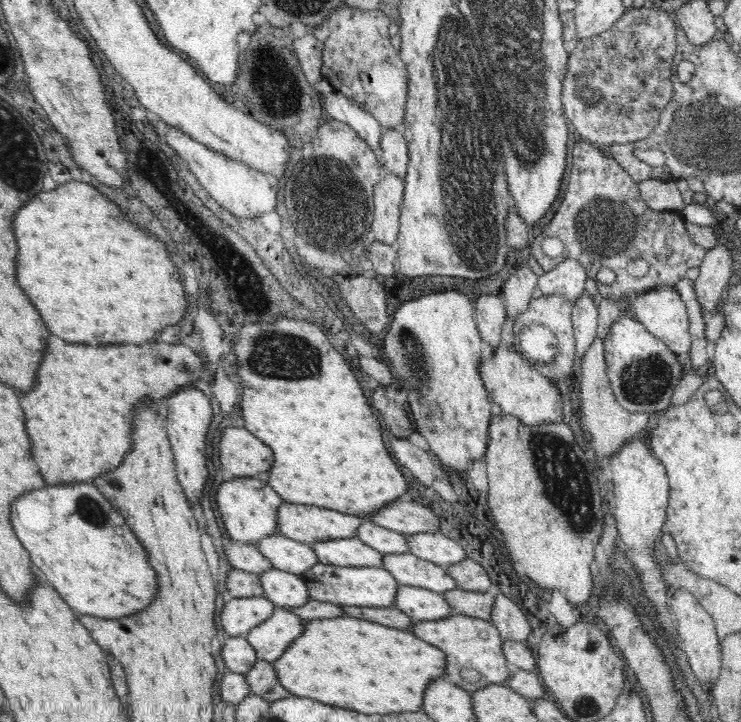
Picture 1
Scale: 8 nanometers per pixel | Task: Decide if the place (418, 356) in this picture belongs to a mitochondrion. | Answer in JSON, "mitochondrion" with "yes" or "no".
{"mitochondrion":"yes"}

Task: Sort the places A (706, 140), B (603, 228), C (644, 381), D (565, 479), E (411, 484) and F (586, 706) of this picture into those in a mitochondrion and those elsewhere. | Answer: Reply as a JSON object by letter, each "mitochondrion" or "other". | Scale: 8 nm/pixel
{"A":"mitochondrion","B":"mitochondrion","C":"mitochondrion","D":"mitochondrion","E":"other","F":"mitochondrion"}

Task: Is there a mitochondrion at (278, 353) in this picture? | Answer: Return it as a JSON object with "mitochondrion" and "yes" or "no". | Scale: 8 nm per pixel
{"mitochondrion":"yes"}

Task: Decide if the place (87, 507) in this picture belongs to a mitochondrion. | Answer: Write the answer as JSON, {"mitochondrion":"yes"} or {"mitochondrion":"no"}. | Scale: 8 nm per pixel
{"mitochondrion":"yes"}

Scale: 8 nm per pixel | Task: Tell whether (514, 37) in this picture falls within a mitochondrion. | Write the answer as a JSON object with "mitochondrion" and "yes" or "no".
{"mitochondrion":"yes"}

